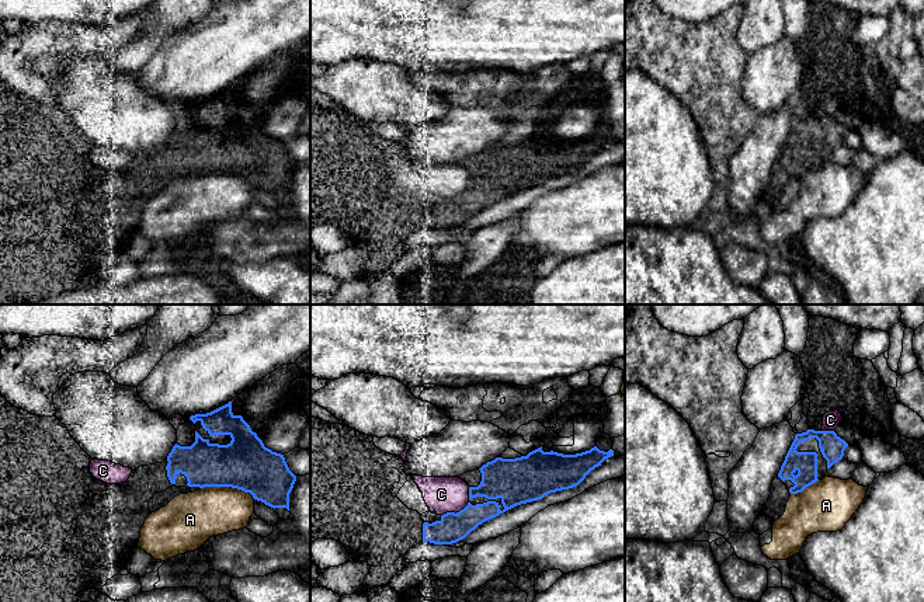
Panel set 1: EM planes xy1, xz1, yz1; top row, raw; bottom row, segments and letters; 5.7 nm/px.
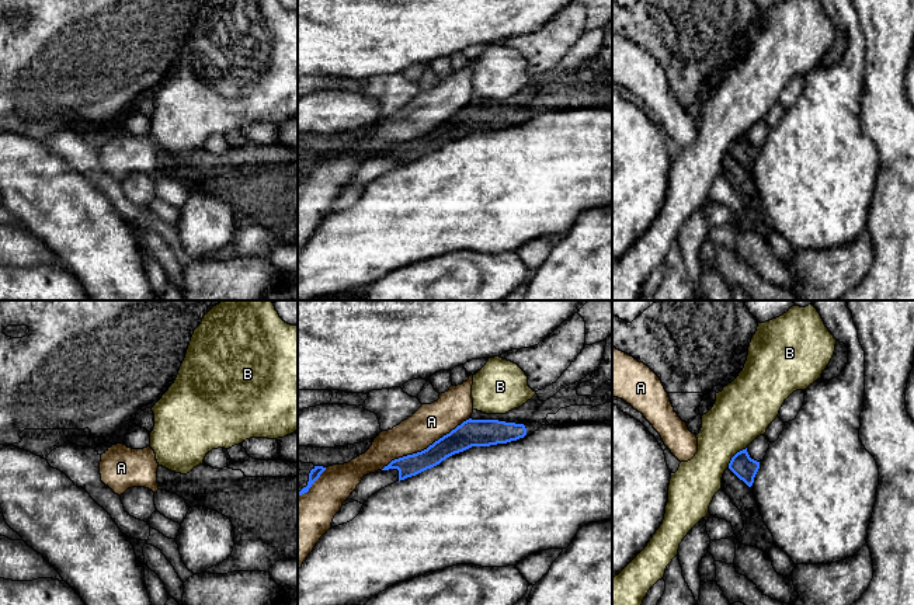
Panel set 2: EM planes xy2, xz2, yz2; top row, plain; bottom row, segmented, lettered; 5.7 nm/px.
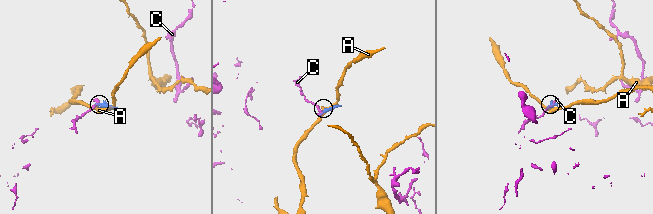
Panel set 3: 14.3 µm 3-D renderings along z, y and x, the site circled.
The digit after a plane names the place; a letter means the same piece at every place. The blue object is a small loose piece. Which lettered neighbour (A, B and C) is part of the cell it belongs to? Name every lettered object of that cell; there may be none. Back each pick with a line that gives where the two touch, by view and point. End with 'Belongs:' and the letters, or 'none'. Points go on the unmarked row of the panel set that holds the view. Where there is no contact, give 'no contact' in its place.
Belongs: none

